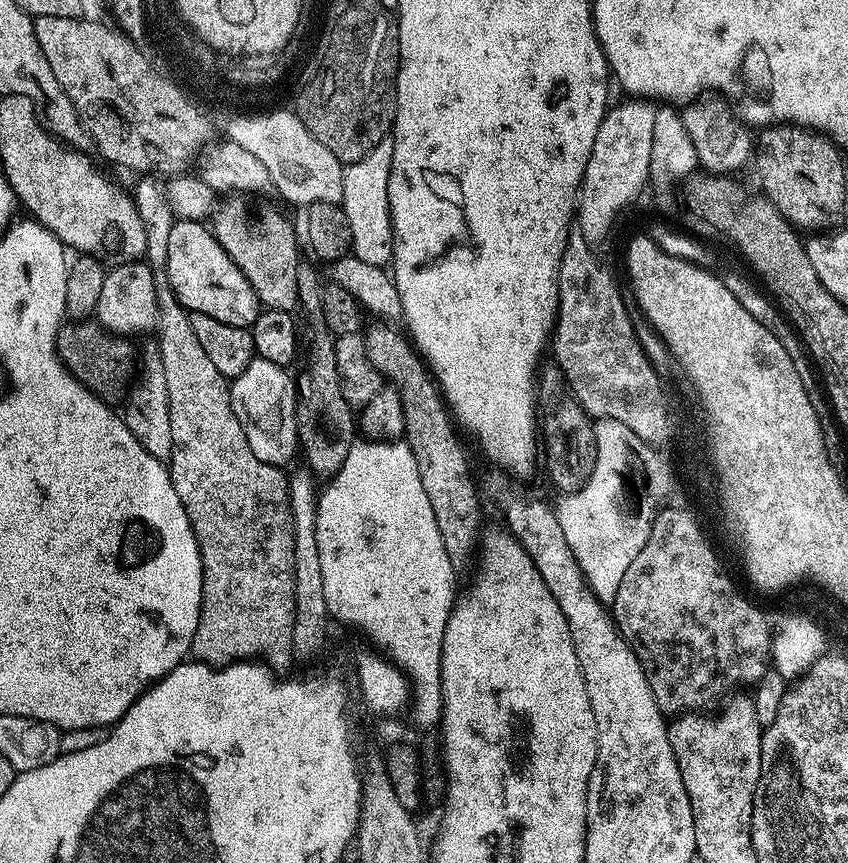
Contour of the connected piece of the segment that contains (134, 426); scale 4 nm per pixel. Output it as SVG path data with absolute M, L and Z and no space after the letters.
M155 339L146 341L141 352L139 349L138 371L127 389L123 408L124 425L130 430L130 434L134 434L134 438L138 438L142 450L149 452L154 460L171 461L174 434L170 434L170 398L166 394L166 369L162 366L160 346Z

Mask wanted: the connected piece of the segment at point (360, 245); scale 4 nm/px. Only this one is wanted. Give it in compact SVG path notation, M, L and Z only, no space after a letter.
M386 135L374 150L358 158L358 162L344 165L342 174L340 204L346 214L346 222L350 222L351 255L362 258L362 262L370 262L370 266L384 266L392 259L392 215L388 193L390 162L394 162L394 142L391 135Z

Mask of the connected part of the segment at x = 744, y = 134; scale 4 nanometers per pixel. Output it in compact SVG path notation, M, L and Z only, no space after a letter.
M708 94L685 103L681 116L690 140L694 142L696 158L701 169L717 174L736 174L754 156L754 136L749 125L740 119L733 105L716 94Z

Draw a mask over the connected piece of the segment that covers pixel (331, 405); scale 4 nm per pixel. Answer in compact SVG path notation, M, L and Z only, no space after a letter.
M301 262L296 267L296 277L298 278L298 308L299 311L304 311L304 320L302 316L302 352L303 355L304 352L308 355L304 360L304 369L301 370L300 376L298 372L298 379L296 380L296 435L302 454L304 452L308 458L307 467L317 477L331 478L336 475L336 471L346 460L346 454L350 452L350 446L357 439L358 420L354 415L353 408L346 402L346 398L342 398L342 386L338 378L338 361L334 358L336 342L331 330L328 329L322 318L320 276L308 265L308 262Z

